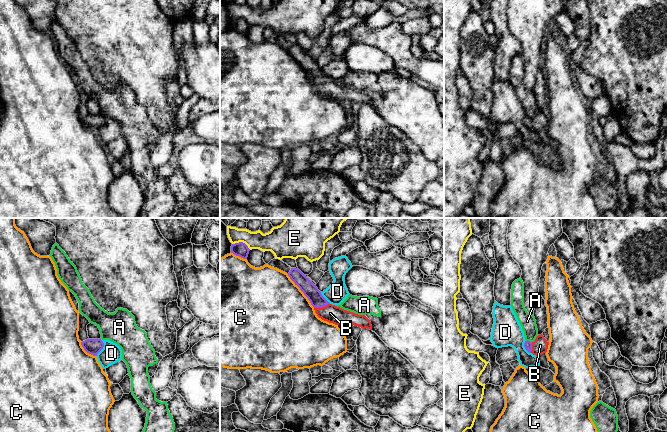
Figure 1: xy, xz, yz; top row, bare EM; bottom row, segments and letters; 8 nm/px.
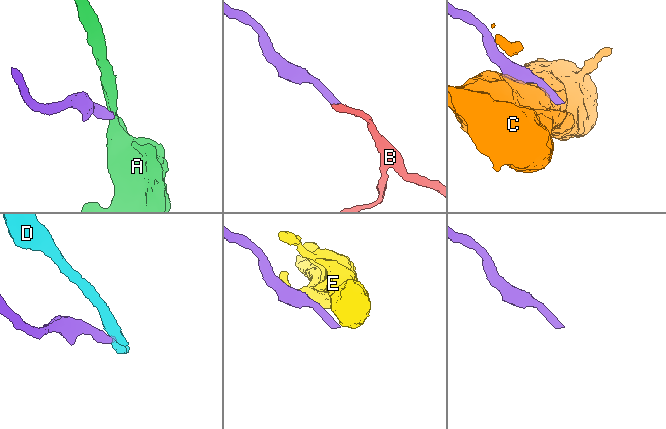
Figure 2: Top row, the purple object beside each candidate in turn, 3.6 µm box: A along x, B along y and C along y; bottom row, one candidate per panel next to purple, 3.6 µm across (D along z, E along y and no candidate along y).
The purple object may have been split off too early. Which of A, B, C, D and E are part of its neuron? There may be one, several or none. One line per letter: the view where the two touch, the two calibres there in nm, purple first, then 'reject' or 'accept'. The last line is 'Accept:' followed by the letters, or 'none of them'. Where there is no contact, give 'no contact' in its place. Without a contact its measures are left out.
A: yz | 60/130 nm | reject
B: xz | 120/140 nm | accept
C: xz | 120/500 nm | reject
D: xy | 130/160 nm | reject
E: xz | 120/160 nm | reject
Accept: B

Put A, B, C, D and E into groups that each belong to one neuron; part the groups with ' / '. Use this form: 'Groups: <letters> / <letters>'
Groups: A / B / C / D / E

